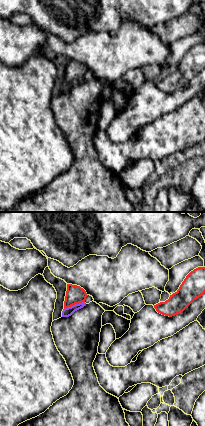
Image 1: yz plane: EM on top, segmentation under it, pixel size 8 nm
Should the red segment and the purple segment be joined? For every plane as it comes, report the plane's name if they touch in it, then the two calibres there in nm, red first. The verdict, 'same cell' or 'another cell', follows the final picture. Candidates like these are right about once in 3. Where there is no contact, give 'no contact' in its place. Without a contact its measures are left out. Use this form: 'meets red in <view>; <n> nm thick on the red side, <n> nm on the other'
meets red in yz; 150 nm thick on the red side, 70 nm on the other

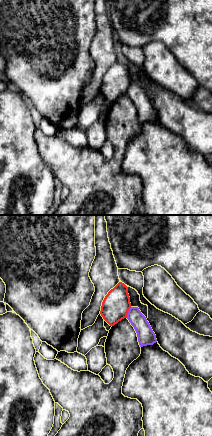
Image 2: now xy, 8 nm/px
meets red in xy; 220 nm thick on the red side, 140 nm on the other

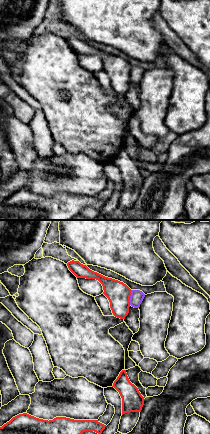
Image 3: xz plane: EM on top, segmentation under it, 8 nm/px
meets red in xz; 190 nm thick on the red side, 110 nm on the other

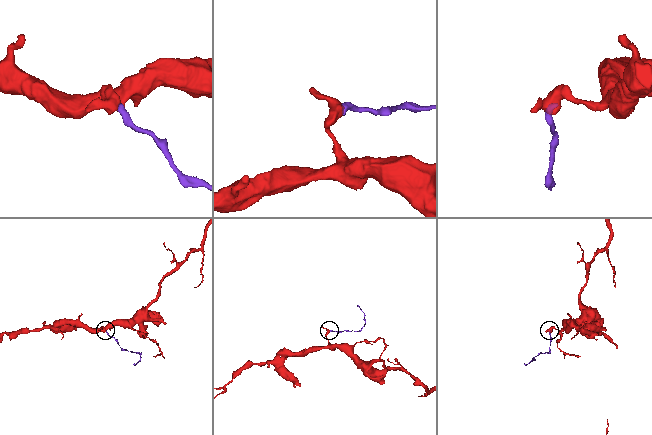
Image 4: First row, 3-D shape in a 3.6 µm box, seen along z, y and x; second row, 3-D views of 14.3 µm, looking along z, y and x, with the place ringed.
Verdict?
another cell

